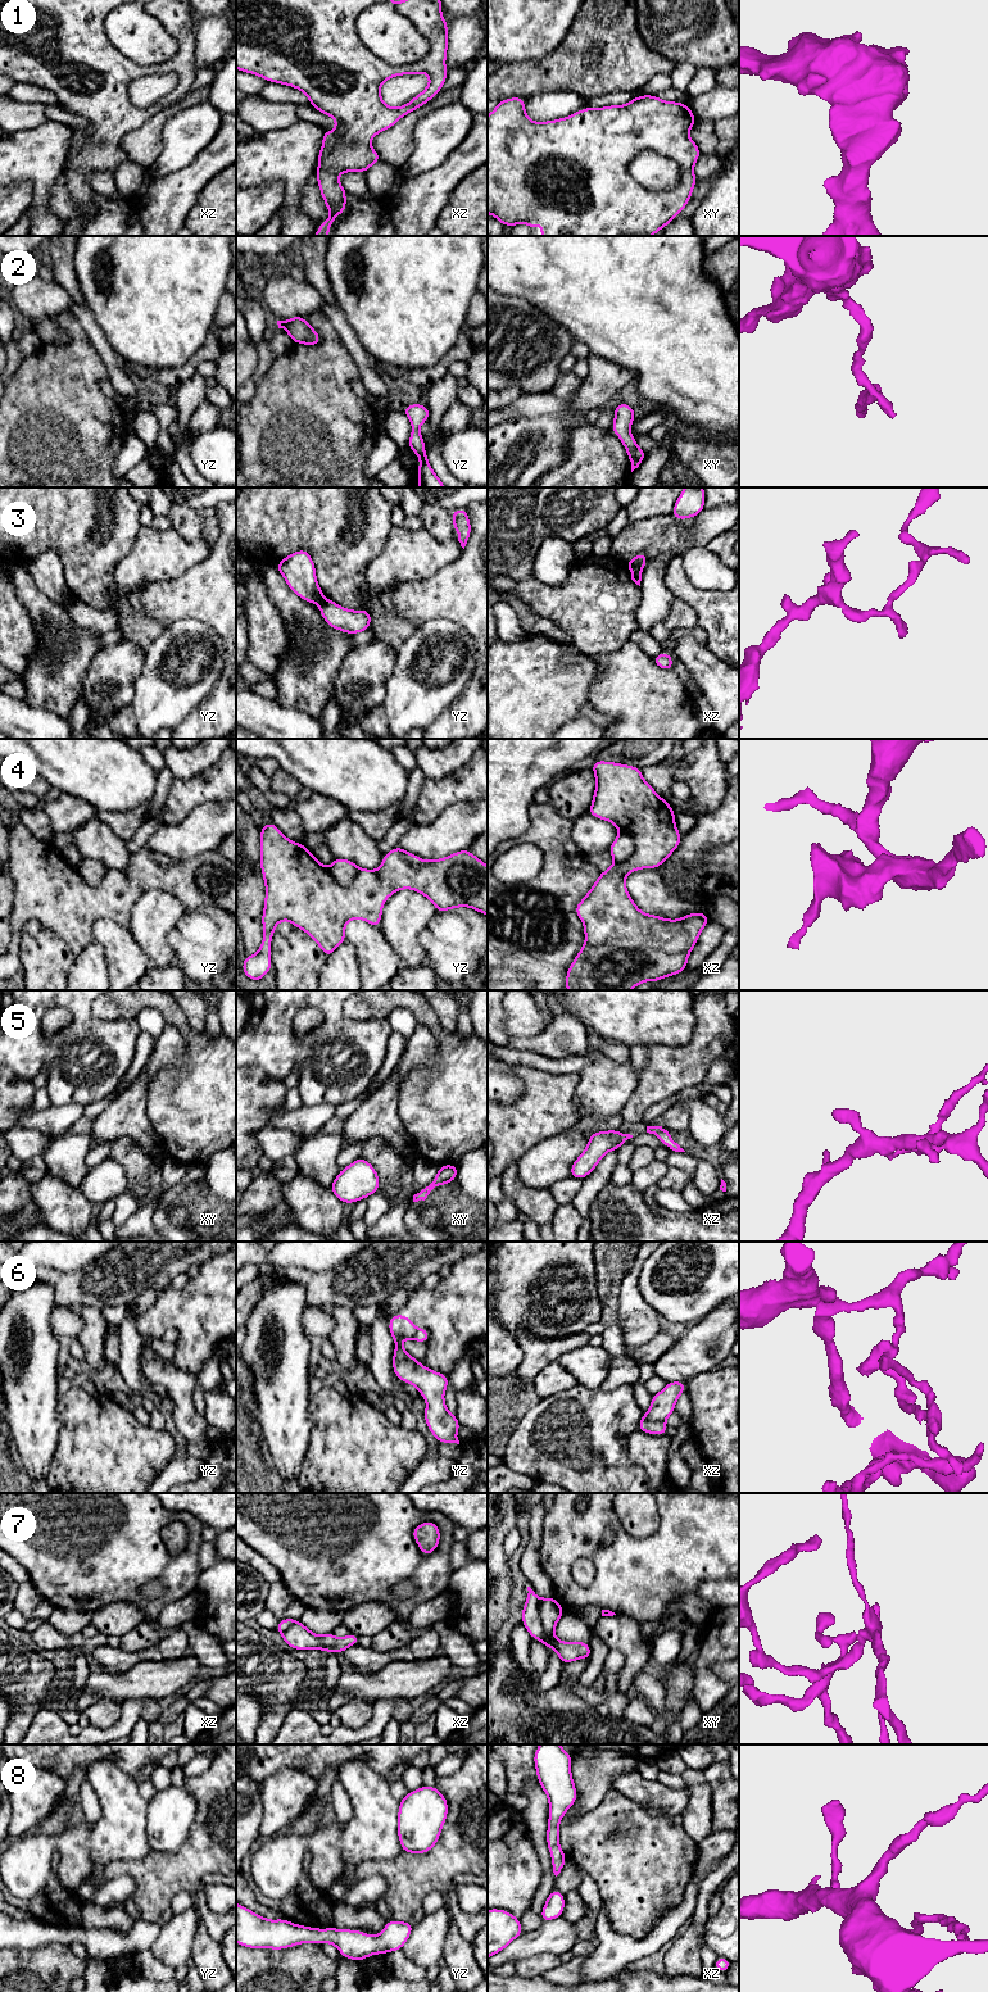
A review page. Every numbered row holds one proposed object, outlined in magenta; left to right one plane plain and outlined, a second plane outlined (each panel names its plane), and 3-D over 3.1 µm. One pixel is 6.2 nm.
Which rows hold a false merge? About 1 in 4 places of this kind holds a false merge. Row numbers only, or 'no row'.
1, 3, 4, 6, 7

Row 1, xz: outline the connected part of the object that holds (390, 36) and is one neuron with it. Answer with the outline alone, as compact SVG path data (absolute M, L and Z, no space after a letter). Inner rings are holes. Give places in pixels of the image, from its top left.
M391 1L364 9L355 27L364 46L390 65L418 62L430 50L429 41L395 10Z

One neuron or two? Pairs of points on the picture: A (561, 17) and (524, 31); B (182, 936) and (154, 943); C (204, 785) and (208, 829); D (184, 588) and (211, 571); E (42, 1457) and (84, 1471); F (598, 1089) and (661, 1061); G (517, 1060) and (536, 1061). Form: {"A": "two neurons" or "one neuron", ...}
{"A": "one neuron", "B": "two neurons", "C": "two neurons", "D": "one neuron", "E": "two neurons", "F": "two neurons", "G": "one neuron"}

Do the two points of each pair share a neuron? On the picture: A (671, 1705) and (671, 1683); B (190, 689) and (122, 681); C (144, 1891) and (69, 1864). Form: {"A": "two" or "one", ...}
{"A": "one", "B": "two", "C": "two"}

